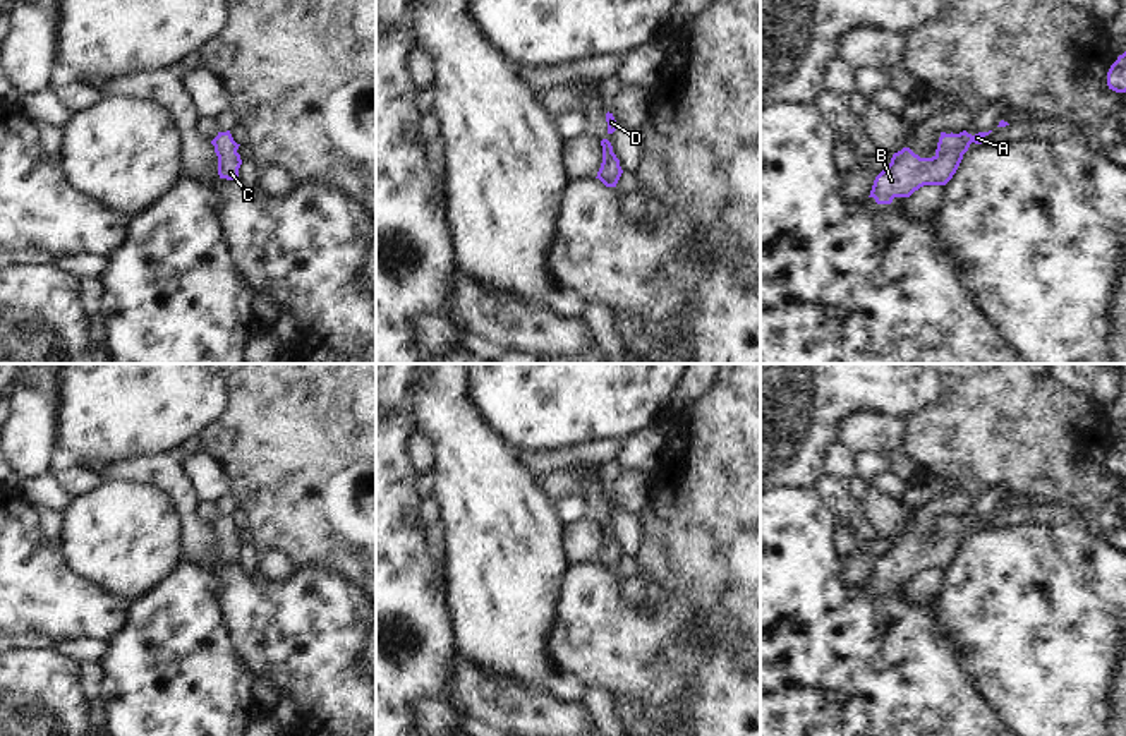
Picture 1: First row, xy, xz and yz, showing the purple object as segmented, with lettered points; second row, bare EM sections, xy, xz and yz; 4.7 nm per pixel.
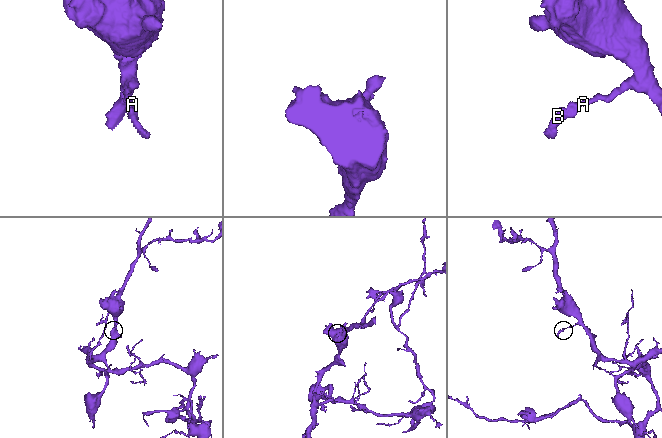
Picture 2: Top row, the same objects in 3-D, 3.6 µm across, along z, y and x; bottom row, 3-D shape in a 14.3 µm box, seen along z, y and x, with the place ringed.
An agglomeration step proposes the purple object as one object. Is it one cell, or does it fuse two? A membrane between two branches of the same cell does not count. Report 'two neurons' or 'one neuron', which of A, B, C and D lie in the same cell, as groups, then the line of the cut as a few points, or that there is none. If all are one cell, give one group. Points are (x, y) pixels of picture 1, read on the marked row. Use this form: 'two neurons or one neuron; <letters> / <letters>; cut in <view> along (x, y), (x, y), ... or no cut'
one neuron; A B C D; no cut

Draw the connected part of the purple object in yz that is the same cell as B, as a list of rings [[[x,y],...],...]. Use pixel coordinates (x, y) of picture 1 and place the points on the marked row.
[[[941,132],[935,154],[920,158],[910,148],[894,153],[891,163],[875,177],[870,196],[877,204],[891,204],[894,197],[910,197],[923,185],[946,185],[956,173],[970,144],[982,144],[989,132],[975,136]]]

